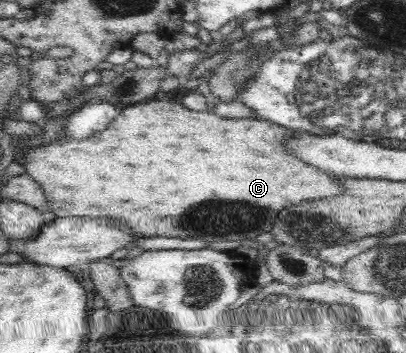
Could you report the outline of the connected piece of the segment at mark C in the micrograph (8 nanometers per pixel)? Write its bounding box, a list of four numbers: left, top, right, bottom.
[24,96,343,241]

